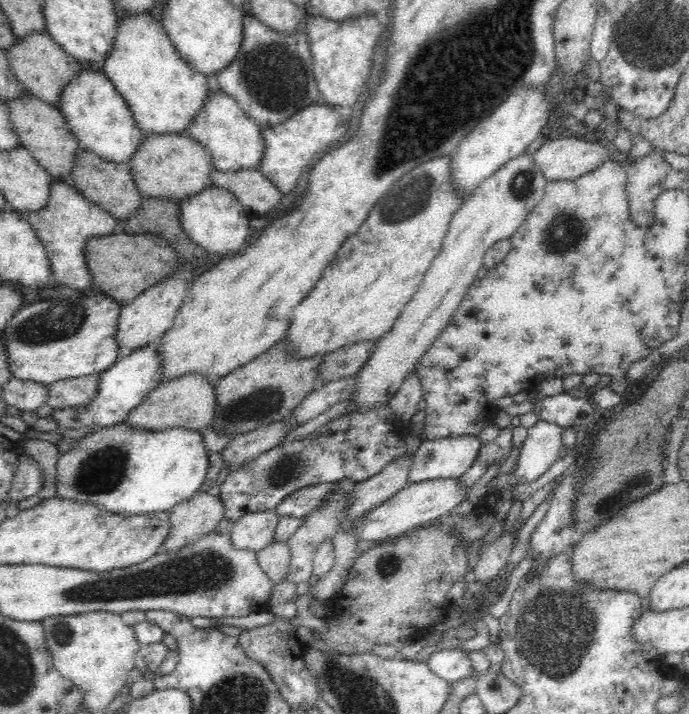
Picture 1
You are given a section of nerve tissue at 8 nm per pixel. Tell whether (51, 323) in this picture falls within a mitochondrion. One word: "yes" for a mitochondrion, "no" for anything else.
yes

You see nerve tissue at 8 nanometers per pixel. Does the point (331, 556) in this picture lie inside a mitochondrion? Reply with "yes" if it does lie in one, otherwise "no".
no

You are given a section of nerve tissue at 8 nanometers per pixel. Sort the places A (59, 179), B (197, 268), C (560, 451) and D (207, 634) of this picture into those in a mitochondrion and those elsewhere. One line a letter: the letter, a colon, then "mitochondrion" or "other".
A: other
B: other
C: other
D: other

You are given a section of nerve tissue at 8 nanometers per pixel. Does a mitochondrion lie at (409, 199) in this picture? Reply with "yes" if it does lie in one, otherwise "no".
yes

